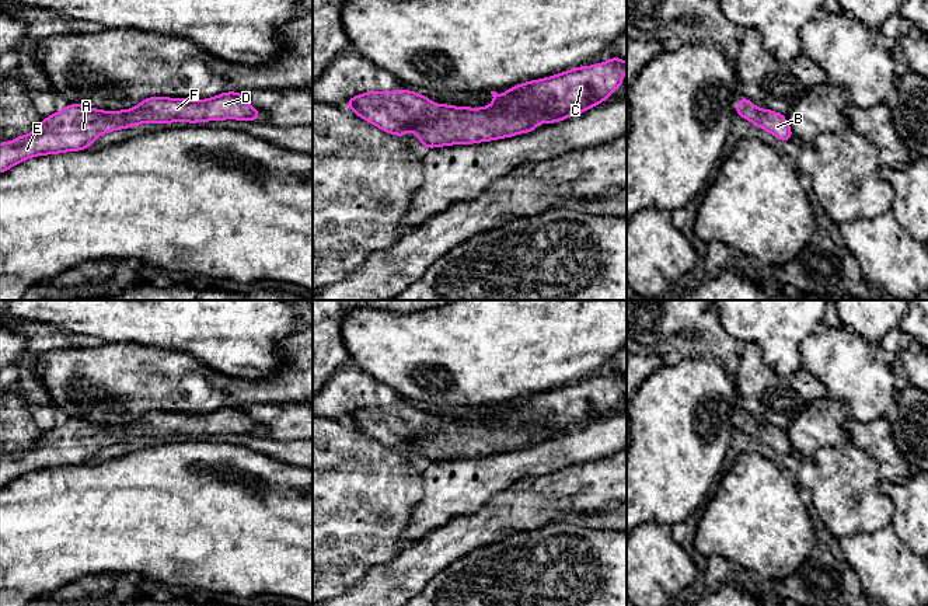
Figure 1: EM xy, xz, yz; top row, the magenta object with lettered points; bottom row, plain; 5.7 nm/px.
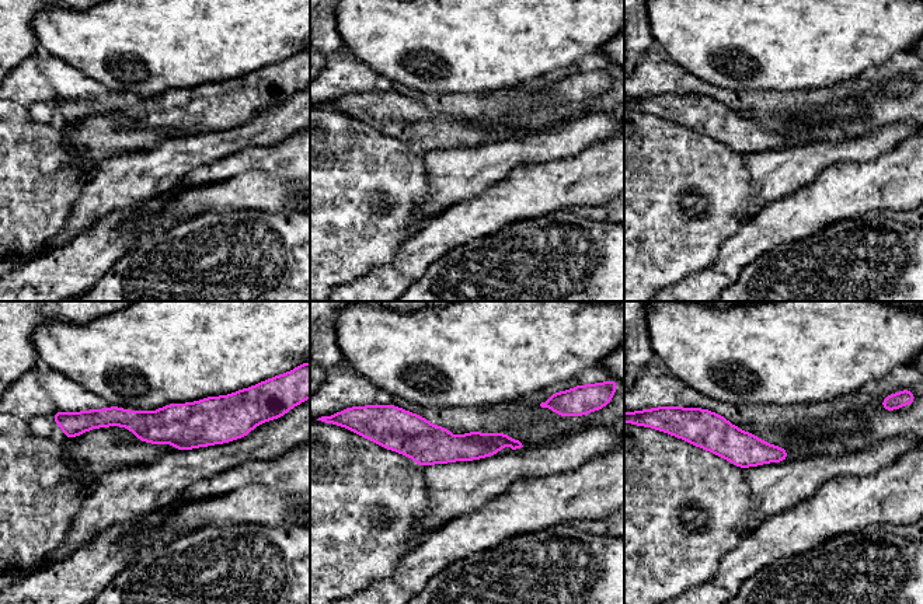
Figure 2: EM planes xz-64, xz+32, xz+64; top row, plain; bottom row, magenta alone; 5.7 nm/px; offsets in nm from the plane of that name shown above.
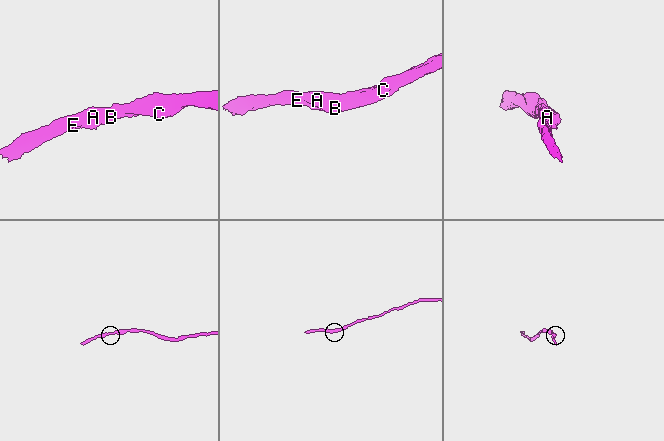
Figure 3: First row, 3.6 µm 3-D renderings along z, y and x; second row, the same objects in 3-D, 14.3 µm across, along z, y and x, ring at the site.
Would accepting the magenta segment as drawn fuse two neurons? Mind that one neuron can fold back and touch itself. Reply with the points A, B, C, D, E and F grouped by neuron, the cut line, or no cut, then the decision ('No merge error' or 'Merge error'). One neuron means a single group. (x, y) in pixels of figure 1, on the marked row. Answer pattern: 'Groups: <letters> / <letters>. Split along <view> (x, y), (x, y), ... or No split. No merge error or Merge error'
Groups: A B C D E F. No split. No merge error

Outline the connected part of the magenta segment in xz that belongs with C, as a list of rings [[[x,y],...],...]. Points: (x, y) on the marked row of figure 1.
[[[611,56],[610,60],[603,63],[579,66],[551,77],[513,86],[503,95],[491,91],[493,104],[477,109],[435,104],[426,95],[416,94],[412,90],[367,91],[352,97],[343,105],[387,133],[405,137],[408,129],[414,130],[426,149],[472,144],[527,133],[535,130],[543,121],[552,125],[557,121],[597,107],[624,84],[622,73],[625,70],[627,62]]]

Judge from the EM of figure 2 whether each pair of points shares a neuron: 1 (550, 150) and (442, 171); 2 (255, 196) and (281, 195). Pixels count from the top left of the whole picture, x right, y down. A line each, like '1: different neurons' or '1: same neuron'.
1: same neuron
2: same neuron

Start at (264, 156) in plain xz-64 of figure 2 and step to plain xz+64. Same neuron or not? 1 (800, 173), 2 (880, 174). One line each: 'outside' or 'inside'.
1: outside
2: inside

